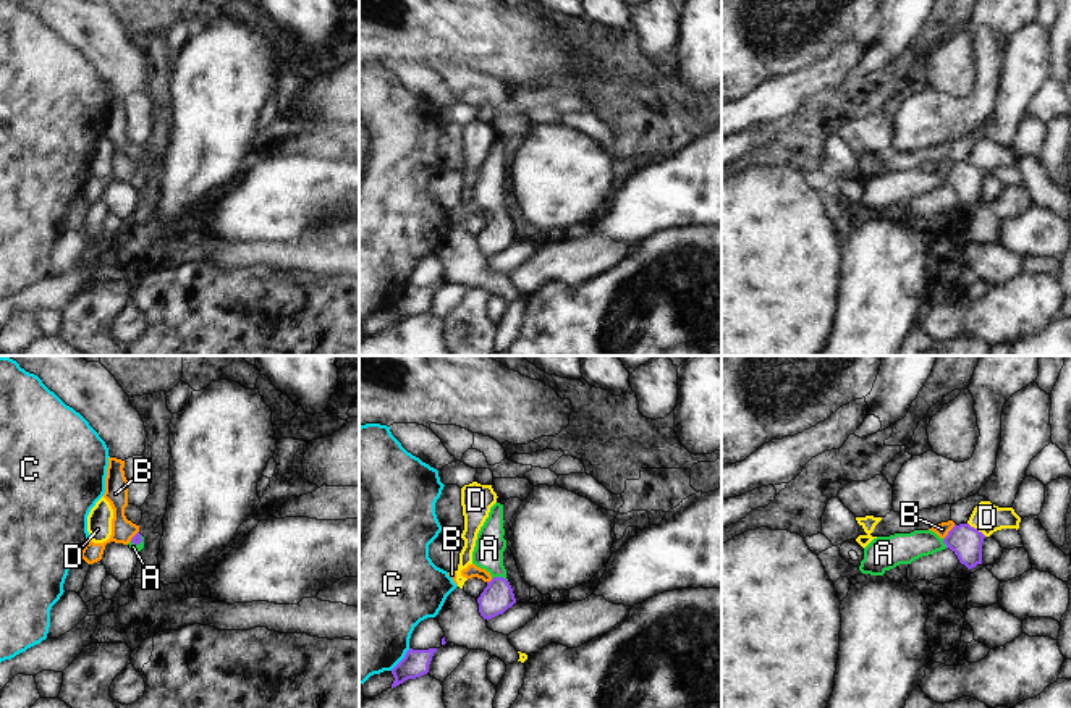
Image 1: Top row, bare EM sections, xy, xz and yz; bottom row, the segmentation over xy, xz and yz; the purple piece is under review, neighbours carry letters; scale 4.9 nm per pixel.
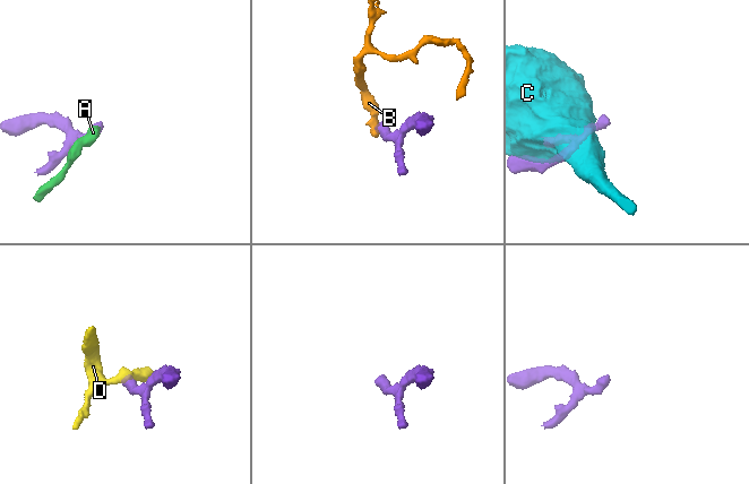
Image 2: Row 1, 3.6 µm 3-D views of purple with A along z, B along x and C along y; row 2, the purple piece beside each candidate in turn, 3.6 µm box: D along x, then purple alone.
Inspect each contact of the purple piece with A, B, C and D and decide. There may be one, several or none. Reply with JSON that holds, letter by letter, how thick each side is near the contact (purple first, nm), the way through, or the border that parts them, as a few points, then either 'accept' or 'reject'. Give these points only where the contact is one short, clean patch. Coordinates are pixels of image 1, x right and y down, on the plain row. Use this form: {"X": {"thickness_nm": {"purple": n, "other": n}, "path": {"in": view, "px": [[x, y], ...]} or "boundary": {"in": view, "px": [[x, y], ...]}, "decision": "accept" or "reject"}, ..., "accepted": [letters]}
{"A": {"thickness_nm": {"purple": 160, "other": 150}, "path": {"in": "xz", "px": [[497, 235], [500, 215], [489, 194], [489, 186]]}, "decision": "accept"}, "B": {"thickness_nm": {"purple": 160, "other": 70}, "boundary": {"in": "yz", "px": [[955, 162], [944, 176]]}, "decision": "reject"}, "C": {"thickness_nm": {"purple": 130, "other": 480}, "decision": "reject"}, "D": {"thickness_nm": {"purple": 160, "other": 150}, "boundary": {"in": "yz", "px": [[968, 160], [986, 173]]}, "decision": "reject"}, "accepted": ["A"]}

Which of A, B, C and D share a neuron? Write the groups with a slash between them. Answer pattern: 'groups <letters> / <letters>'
groups A / B / C / D

